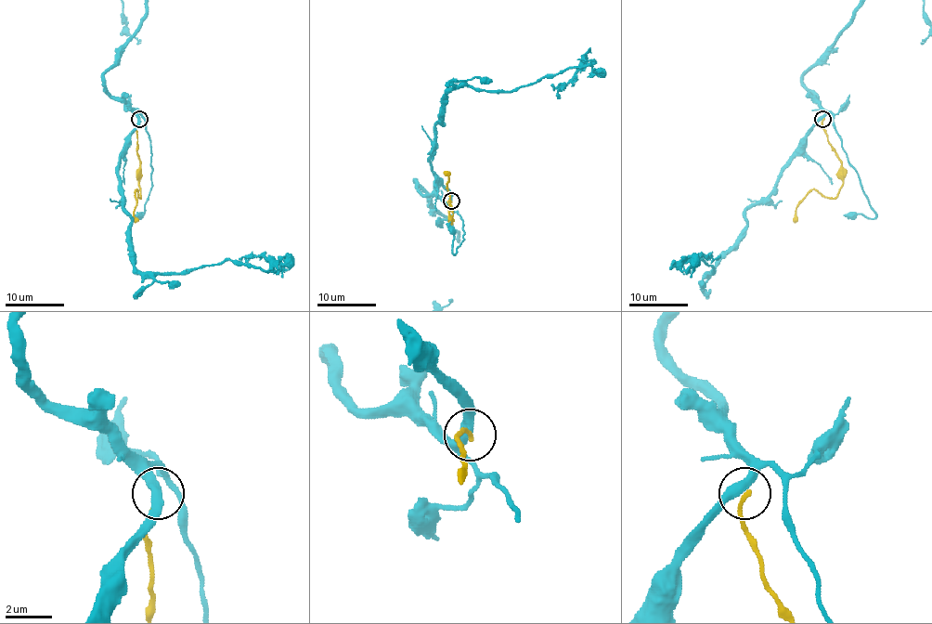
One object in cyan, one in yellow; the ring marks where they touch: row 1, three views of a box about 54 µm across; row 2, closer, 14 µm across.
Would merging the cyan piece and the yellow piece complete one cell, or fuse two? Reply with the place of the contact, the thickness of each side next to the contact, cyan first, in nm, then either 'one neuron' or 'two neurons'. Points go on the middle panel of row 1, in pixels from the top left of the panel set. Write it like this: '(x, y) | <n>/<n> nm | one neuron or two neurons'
(451, 201) | 400/160 nm | two neurons

